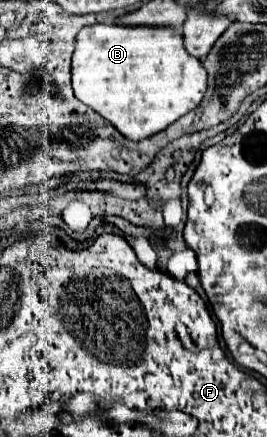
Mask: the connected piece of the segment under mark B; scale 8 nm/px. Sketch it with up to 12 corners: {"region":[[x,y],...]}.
{"region":[[87,25],[75,97],[143,141],[201,103],[171,29]]}

